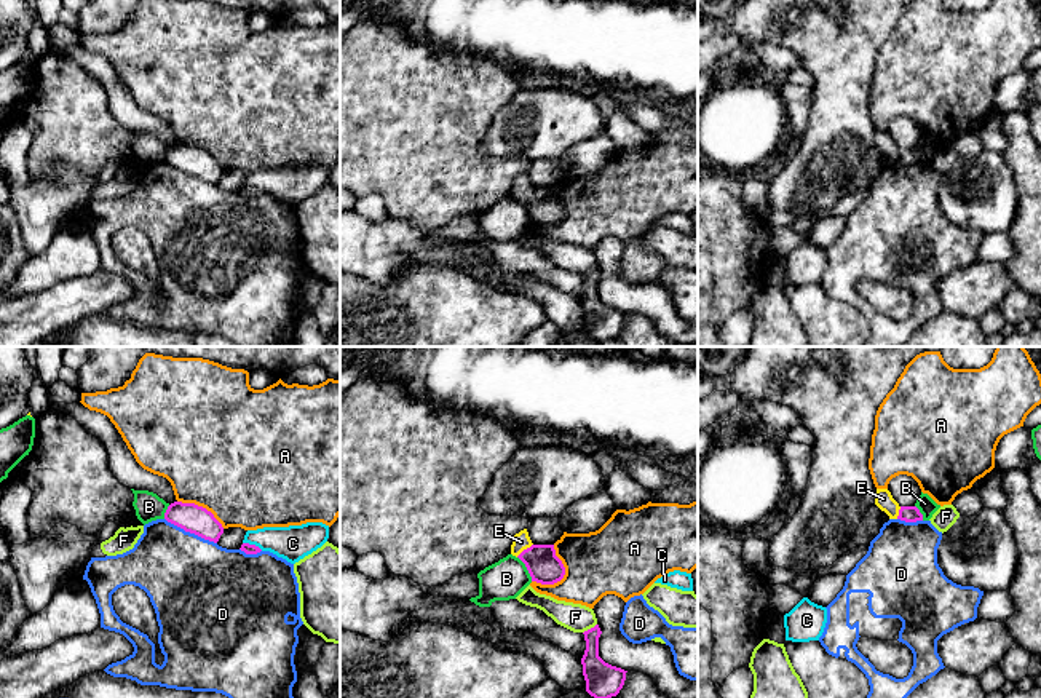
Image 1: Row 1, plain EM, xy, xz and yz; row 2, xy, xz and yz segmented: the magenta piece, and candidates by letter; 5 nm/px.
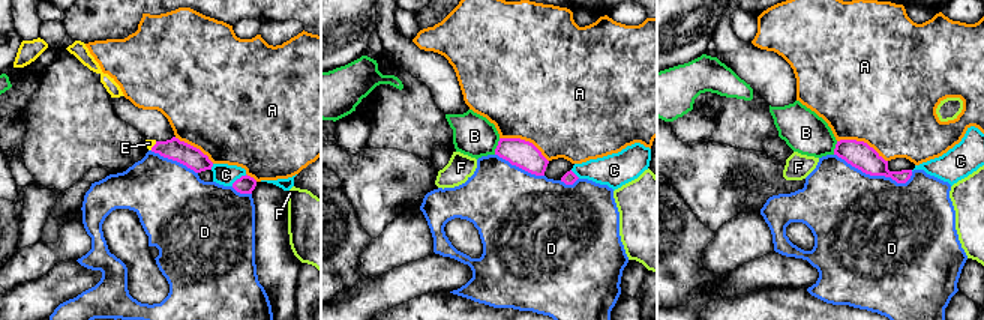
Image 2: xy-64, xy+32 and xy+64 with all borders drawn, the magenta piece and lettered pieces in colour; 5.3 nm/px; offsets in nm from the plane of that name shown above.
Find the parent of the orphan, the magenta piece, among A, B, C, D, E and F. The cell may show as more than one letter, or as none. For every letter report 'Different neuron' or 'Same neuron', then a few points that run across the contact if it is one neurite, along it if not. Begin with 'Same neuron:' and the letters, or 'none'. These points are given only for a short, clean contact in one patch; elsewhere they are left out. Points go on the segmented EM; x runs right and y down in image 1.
Same neuron: E
A: Different neuron
B: Different neuron. Line: xz (518, 556), (532, 580)
C: Different neuron. Line: xy (243, 542), (254, 543), (262, 550)
D: Different neuron
E: Same neuron. Line: xz (545, 567), (524, 550), (521, 542)
F: Different neuron. Line: xz (596, 623), (583, 633)

